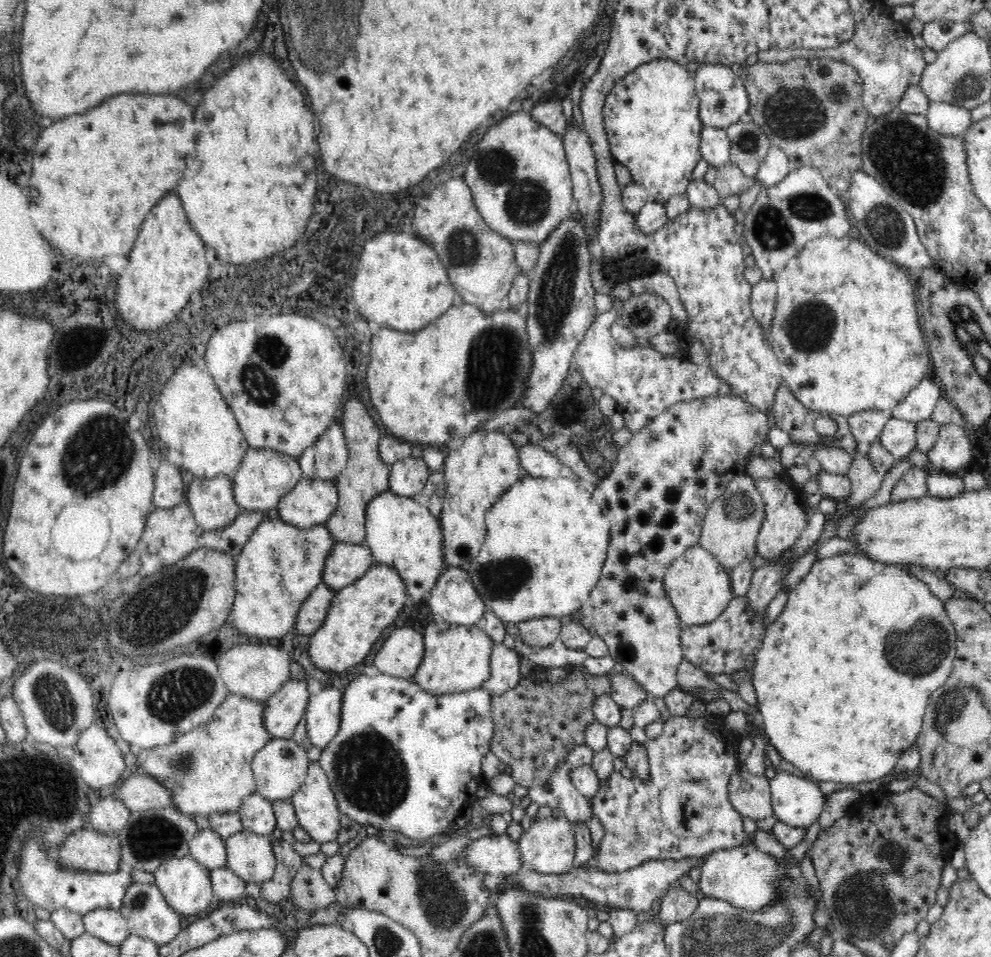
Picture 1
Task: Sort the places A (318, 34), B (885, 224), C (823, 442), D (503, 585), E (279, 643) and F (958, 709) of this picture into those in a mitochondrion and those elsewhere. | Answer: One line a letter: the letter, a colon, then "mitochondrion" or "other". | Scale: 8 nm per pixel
A: mitochondrion
B: mitochondrion
C: other
D: mitochondrion
E: other
F: mitochondrion

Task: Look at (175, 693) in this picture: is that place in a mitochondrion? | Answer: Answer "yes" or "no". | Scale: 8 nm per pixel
yes

